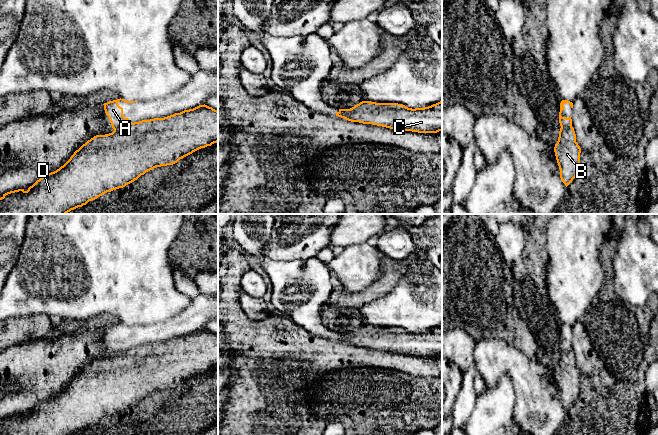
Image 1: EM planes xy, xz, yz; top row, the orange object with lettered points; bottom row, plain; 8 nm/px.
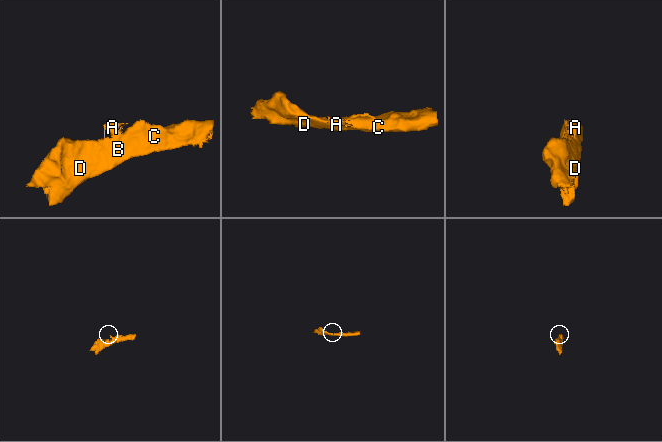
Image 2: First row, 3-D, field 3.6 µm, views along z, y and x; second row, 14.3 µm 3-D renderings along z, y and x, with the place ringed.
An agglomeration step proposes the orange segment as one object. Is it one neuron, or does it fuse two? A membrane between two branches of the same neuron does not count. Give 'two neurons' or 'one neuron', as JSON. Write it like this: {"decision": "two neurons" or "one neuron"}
{"decision": "two neurons"}

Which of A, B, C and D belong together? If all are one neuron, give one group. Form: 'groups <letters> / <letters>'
groups A / B C D

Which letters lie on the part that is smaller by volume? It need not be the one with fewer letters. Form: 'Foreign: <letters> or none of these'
Foreign: A

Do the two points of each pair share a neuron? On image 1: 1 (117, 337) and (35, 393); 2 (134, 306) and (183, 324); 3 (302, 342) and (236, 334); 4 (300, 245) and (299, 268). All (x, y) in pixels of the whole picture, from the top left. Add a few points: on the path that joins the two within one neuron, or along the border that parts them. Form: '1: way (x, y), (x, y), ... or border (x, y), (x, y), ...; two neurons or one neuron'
1: border (102, 328), (100, 345), (114, 353); two neurons
2: border (189, 306), (169, 319), (154, 321), (146, 325); two neurons
3: way (286, 340), (280, 338), (252, 338); one neuron
4: border (315, 256), (290, 260), (275, 259); two neurons

